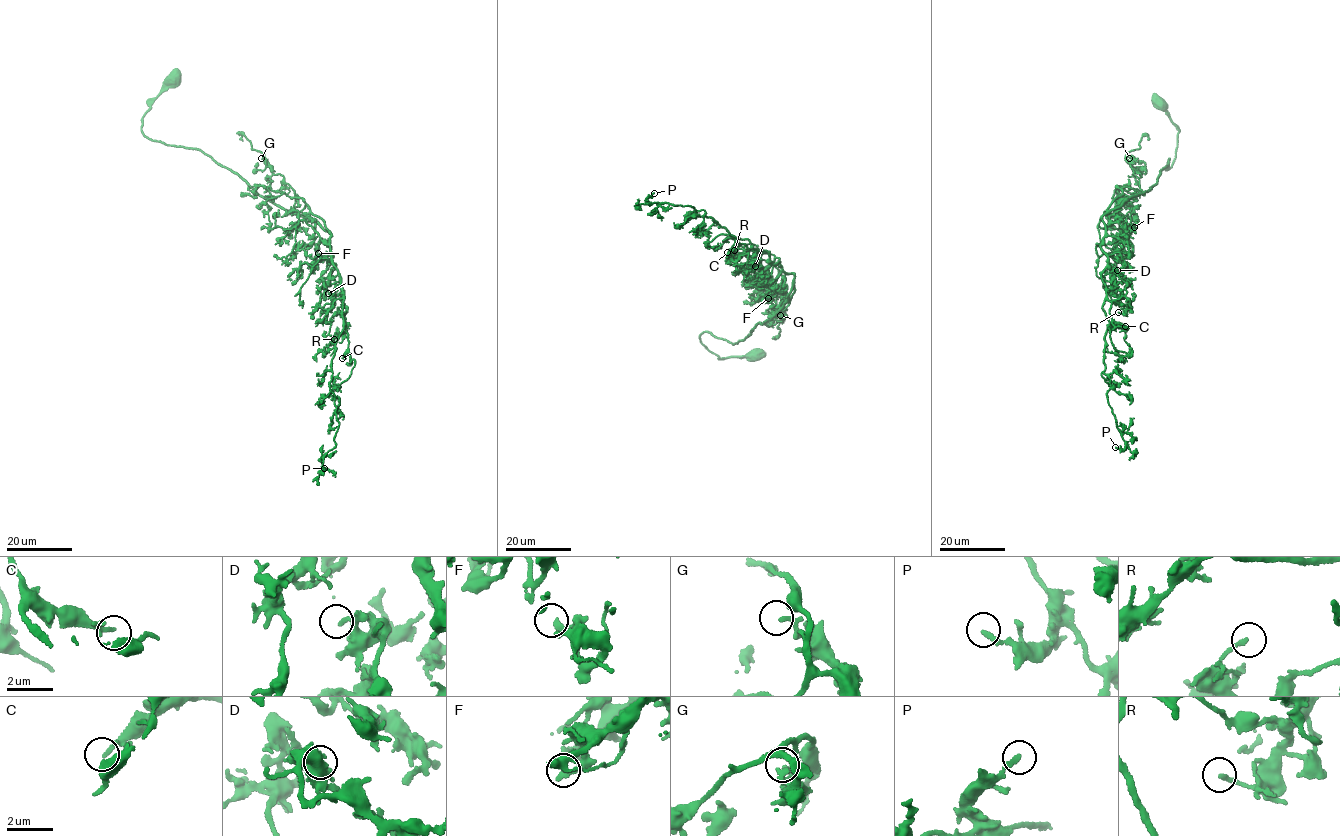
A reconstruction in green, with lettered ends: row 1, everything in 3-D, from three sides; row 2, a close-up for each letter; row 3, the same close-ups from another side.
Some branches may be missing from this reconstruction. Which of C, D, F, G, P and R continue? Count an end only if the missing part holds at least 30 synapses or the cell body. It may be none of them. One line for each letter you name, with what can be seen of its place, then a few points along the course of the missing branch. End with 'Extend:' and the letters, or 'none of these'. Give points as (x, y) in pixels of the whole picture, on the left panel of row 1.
C: (342, 358)
Extend: C

